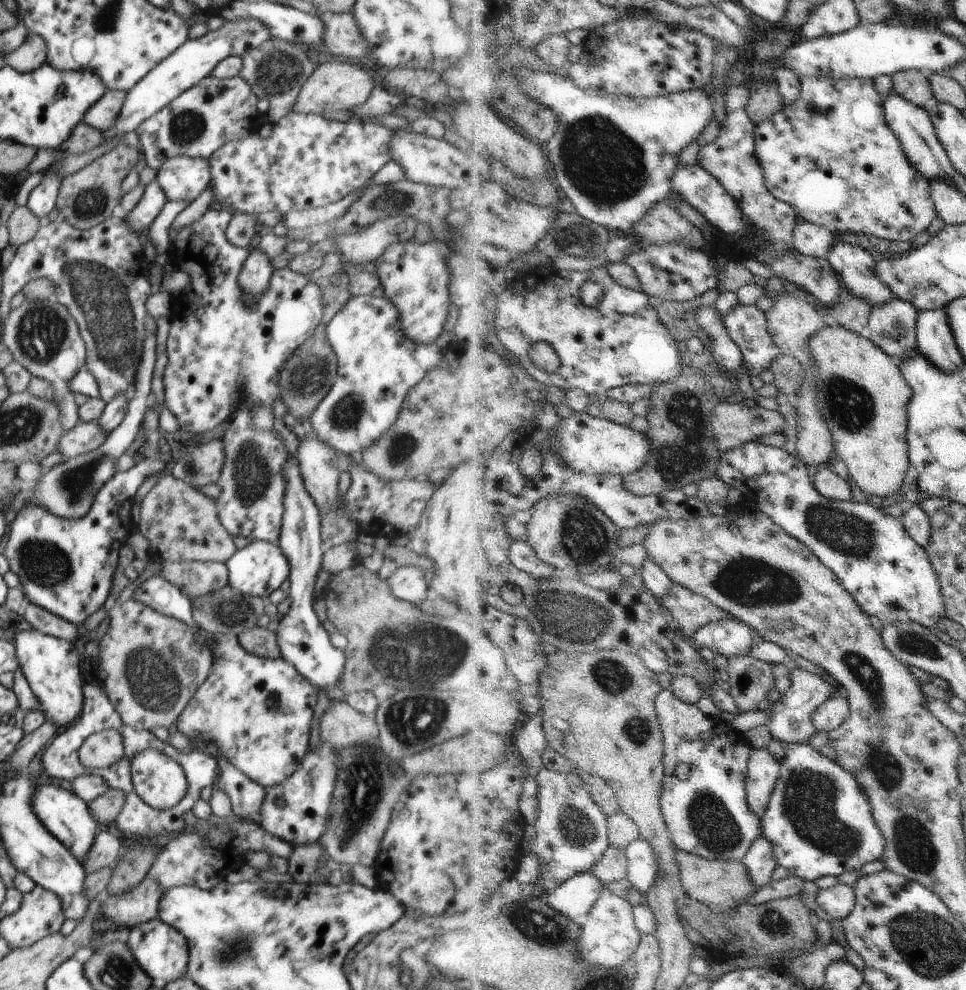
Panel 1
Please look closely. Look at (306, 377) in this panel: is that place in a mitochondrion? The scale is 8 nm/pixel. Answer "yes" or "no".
yes

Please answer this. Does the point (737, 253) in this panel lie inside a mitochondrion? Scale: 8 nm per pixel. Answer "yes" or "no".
no

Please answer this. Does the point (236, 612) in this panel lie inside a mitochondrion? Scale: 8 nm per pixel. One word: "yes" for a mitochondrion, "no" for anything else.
yes

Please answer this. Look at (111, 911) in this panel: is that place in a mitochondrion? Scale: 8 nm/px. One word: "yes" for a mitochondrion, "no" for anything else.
no

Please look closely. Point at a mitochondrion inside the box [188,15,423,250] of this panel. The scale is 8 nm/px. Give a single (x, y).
(278, 69)

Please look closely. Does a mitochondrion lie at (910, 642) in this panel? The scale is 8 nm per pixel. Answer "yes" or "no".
yes

